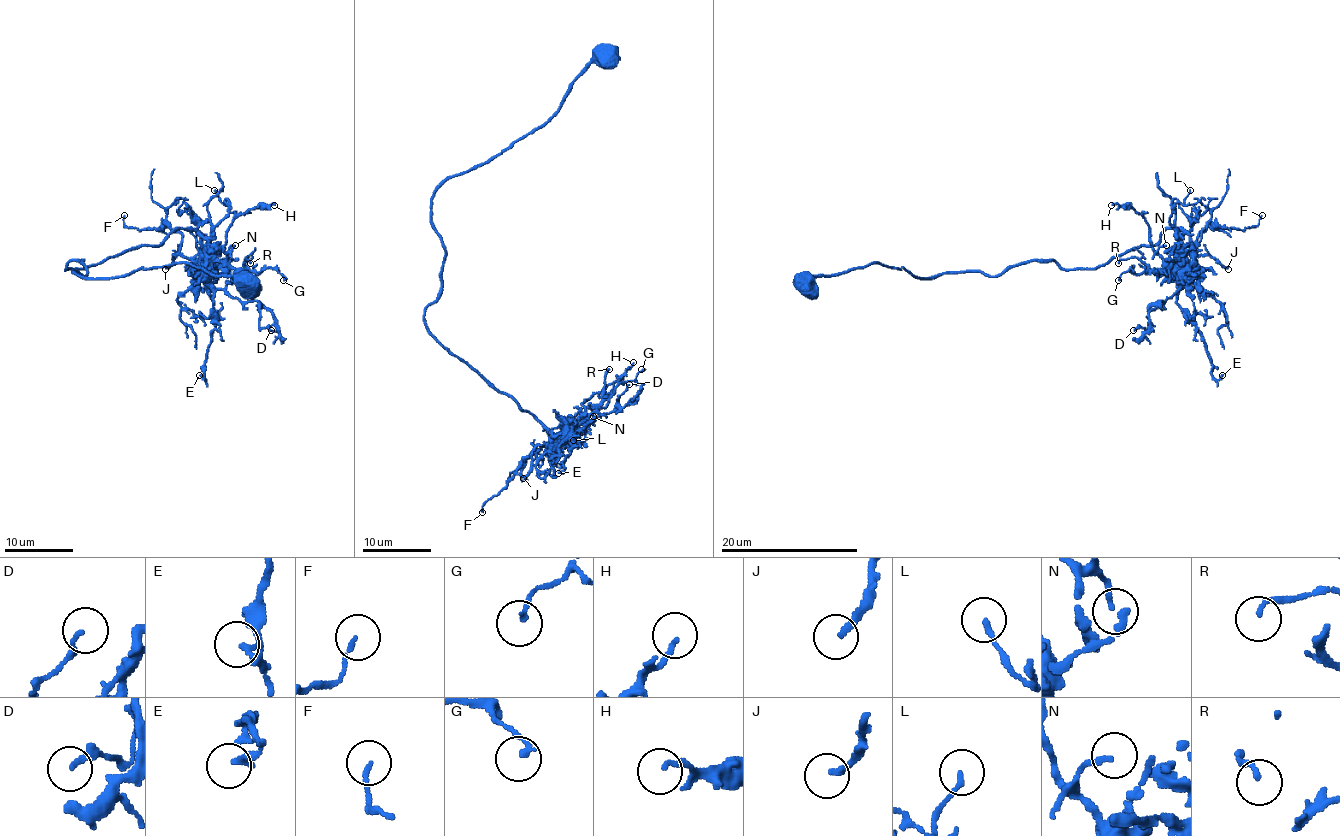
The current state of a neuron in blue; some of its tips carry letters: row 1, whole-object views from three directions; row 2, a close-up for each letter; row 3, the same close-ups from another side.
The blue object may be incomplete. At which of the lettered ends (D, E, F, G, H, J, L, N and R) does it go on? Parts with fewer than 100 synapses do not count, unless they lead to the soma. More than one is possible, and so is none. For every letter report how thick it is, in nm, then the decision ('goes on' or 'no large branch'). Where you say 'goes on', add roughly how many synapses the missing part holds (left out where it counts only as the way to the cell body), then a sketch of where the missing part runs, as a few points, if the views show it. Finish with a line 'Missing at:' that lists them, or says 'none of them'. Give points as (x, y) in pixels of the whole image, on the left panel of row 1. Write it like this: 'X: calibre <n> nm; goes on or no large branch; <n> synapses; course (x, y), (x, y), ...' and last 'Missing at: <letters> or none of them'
D: calibre 180 nm; no large branch
E: calibre 200 nm; no large branch
F: calibre 130 nm; no large branch
G: calibre 170 nm; no large branch
H: calibre 170 nm; no large branch
J: calibre 220 nm; no large branch
L: calibre 140 nm; no large branch
N: calibre 170 nm; no large branch
R: calibre 160 nm; no large branch
Missing at: none of them

